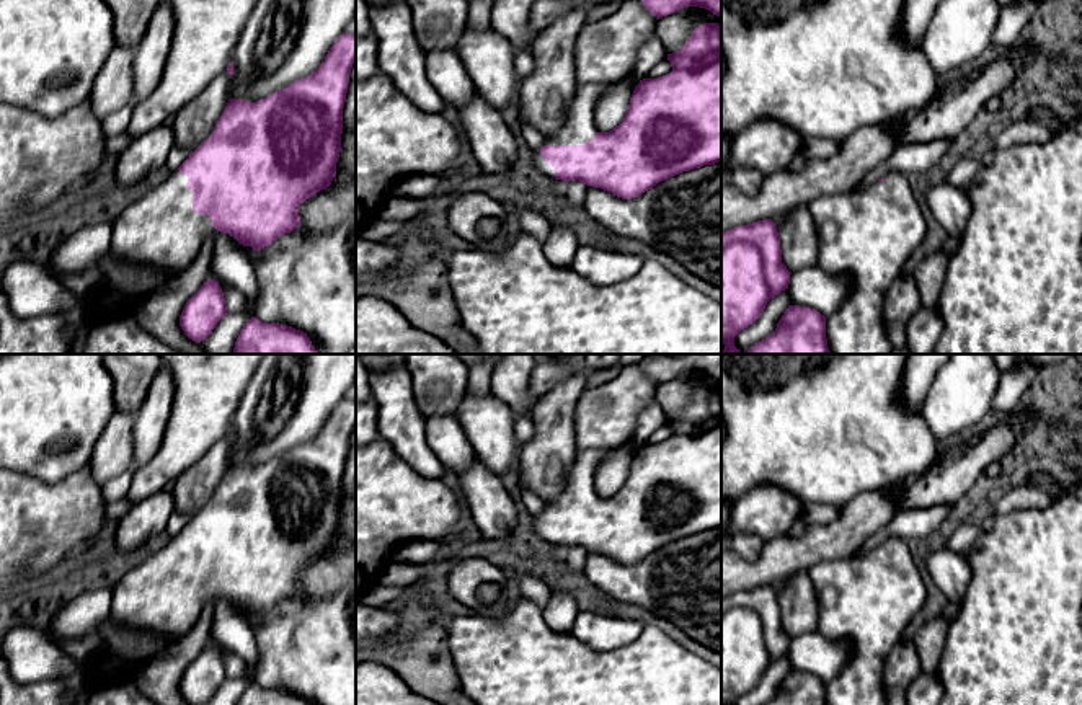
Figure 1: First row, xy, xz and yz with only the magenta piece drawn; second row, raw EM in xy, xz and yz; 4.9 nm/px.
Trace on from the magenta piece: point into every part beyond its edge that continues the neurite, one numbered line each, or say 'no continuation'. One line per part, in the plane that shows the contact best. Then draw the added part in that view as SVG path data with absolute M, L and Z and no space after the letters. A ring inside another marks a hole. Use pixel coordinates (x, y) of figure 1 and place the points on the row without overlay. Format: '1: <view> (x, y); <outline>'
1: xy (162, 596); M180 535L153 552L140 566L124 573L113 586L111 620L119 628L152 632L175 641L197 622L206 604L217 596L207 579L193 576L193 556L186 553L188 542Z

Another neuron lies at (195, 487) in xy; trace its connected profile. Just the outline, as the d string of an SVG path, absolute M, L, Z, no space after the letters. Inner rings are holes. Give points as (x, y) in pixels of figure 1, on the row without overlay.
M224 437L175 480L175 512L194 517L212 499L228 465L230 441Z

